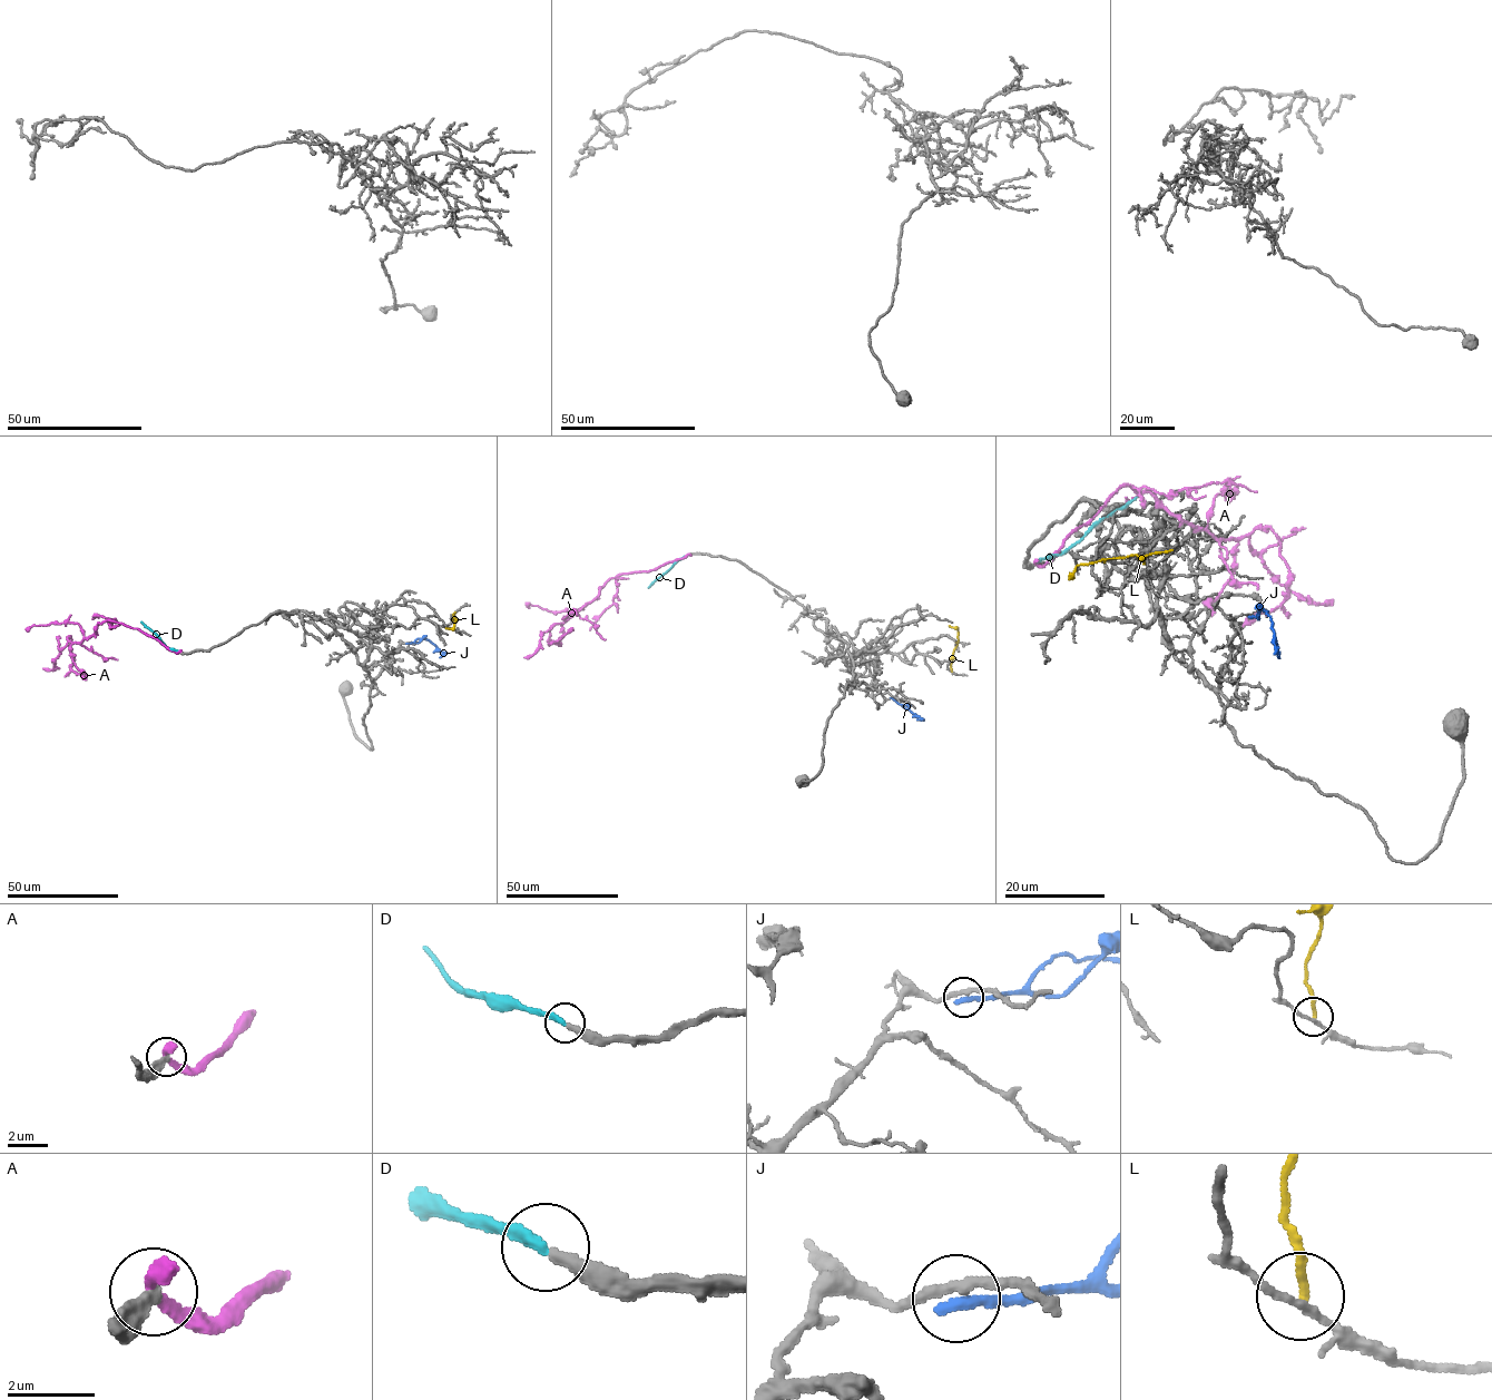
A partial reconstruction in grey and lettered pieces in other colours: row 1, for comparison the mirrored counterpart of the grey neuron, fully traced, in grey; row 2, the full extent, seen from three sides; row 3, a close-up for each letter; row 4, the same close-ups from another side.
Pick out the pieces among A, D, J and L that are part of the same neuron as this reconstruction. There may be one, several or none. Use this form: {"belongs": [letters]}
{"belongs": ["D"]}

